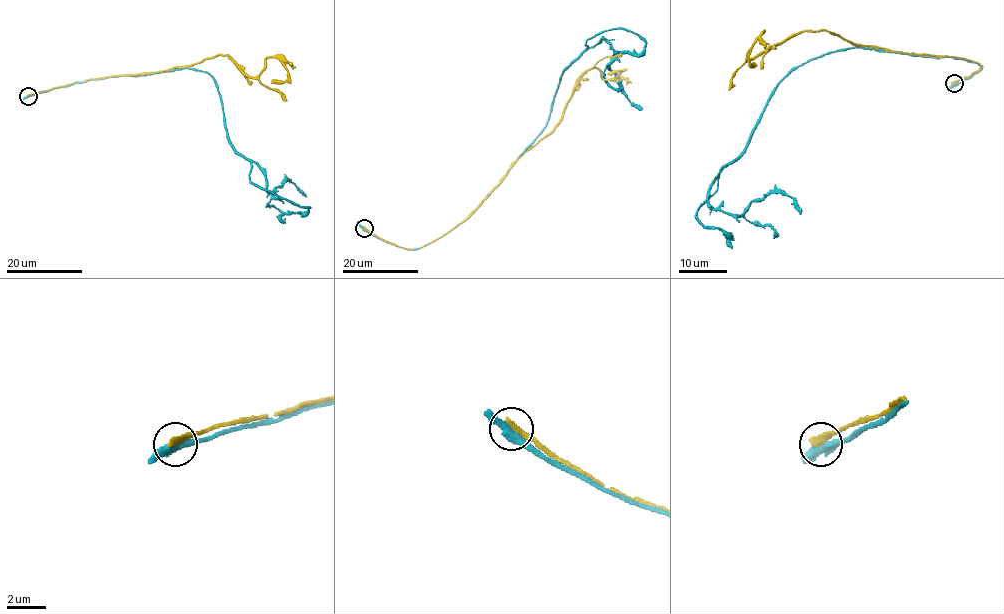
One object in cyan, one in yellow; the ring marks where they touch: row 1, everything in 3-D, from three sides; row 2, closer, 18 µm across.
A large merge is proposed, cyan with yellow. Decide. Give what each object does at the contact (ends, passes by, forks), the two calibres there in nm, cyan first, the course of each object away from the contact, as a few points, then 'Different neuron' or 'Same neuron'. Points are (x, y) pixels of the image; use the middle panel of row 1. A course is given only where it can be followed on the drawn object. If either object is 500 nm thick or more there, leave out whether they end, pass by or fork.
At the ring cyan passes by. At the ring yellow ends. Thickness 380 nm (cyan) against 340 nm. Course of cyan: (364, 228), (419, 249), (463, 223), (543, 128), (585, 42), (611, 29), (645, 43), (621, 56). Course of yellow: (364, 228), (405, 249), (447, 234), (553, 128), (588, 70), (612, 79), (623, 68), (607, 74). Different neuron

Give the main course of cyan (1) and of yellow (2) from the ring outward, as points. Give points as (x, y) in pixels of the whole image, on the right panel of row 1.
1: (954, 84), (981, 67), (861, 47), (797, 65), (697, 210), (732, 248)
2: (954, 84), (980, 63), (859, 46), (825, 30), (793, 35), (748, 58), (761, 34), (748, 62), (755, 65)

